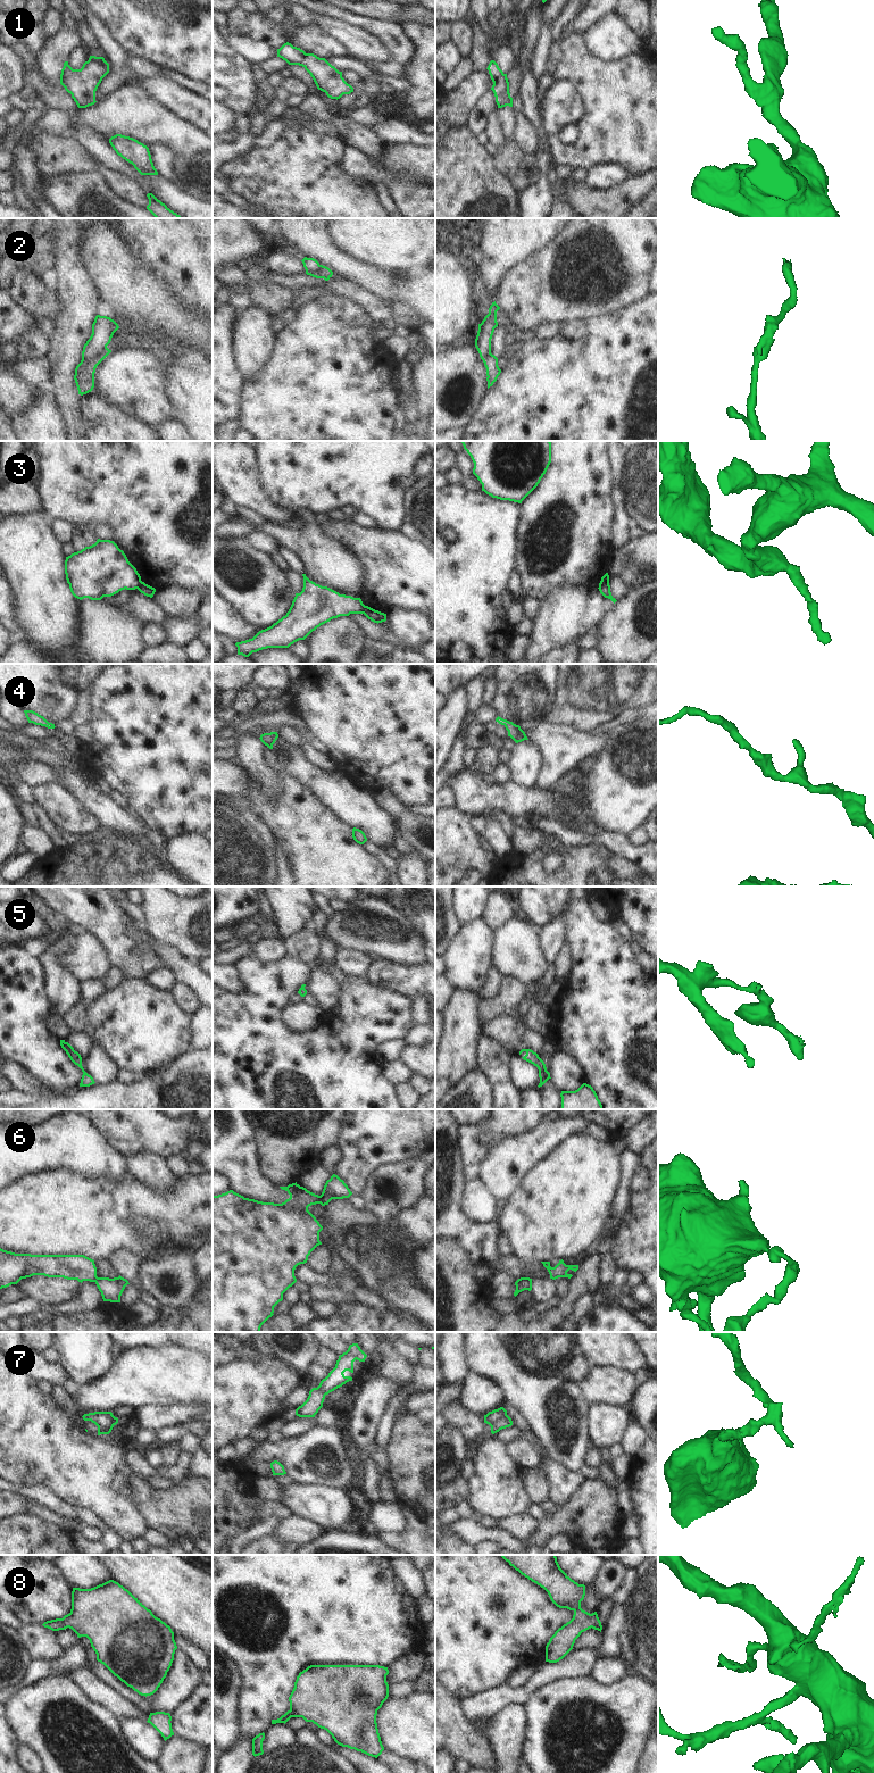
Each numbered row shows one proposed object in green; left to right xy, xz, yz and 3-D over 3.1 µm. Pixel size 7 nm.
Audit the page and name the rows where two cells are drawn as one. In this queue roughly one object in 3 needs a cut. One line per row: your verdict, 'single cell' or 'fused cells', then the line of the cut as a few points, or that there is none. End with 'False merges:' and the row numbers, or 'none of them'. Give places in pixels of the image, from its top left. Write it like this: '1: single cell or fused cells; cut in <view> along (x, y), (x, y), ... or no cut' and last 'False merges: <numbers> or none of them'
1: single cell; no cut
2: fused cells; cut in xy along (106, 347), (89, 359), (80, 363)
3: fused cells; cut in xz along (364, 605), (360, 613)
4: single cell; no cut
5: single cell; no cut
6: fused cells; cut in xz along (318, 1196), (319, 1203)
7: fused cells; cut in yz along (506, 1414), (489, 1424)
8: single cell; no cut
False merges: 2, 3, 6, 7

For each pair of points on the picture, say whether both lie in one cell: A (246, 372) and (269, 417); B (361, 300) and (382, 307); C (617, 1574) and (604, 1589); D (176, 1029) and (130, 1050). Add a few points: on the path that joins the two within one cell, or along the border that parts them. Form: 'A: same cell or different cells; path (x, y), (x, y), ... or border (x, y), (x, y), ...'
A: different cells; border (267, 358), (254, 374), (243, 380)
B: same cell; path (366, 300), (374, 307), (377, 307)
C: same cell; path (614, 1578), (606, 1586)
D: same cell; path (165, 1029), (151, 1029), (141, 1039)

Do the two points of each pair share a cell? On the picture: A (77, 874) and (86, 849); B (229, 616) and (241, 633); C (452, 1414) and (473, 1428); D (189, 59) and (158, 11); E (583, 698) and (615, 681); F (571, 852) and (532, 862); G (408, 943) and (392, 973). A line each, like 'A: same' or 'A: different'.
A: same
B: same
C: same
D: same
E: same
F: same
G: different

